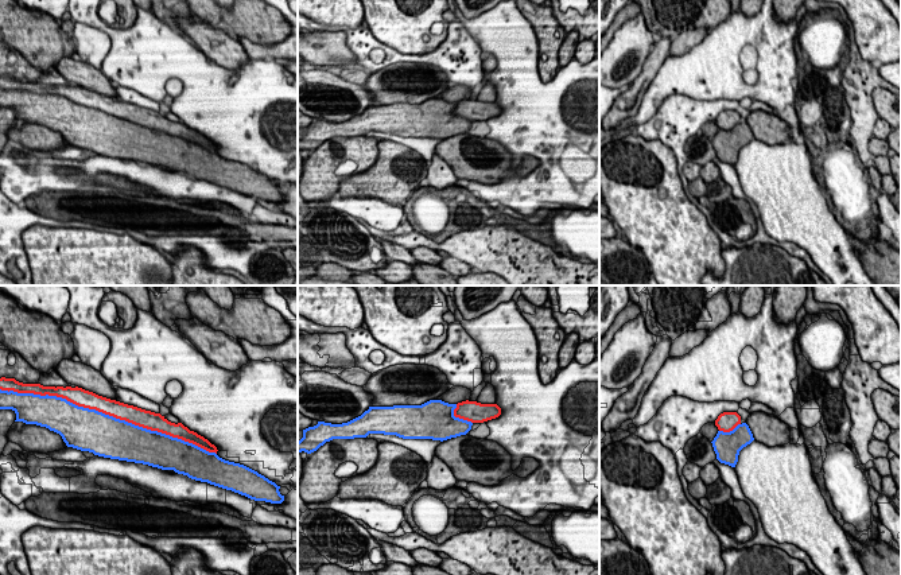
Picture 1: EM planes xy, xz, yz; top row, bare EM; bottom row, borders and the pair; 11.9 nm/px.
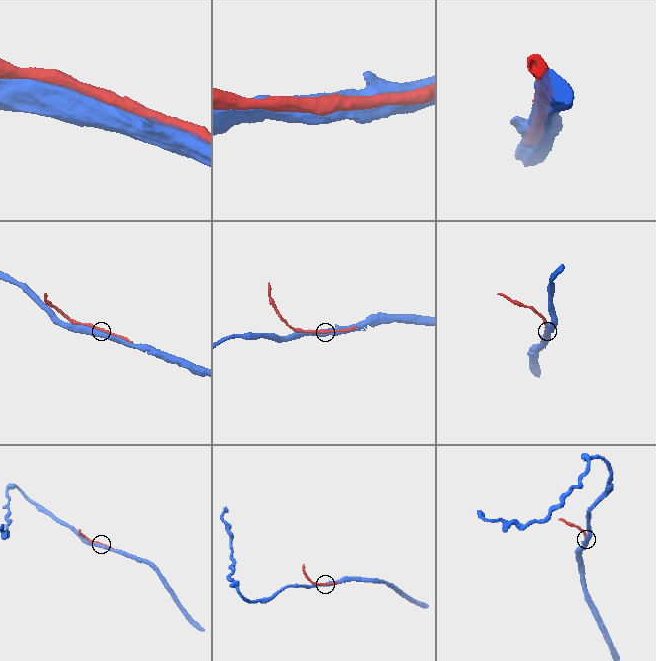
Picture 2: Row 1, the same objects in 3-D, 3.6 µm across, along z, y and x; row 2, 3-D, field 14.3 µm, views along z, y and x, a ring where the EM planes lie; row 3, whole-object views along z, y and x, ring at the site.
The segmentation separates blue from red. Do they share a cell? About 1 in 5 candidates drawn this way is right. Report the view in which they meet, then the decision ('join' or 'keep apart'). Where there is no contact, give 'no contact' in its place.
meets blue in xy; keep apart

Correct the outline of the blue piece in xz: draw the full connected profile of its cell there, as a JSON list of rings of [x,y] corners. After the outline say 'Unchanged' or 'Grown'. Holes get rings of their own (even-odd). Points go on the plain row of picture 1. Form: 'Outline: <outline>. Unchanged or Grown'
Outline: [[[430,98],[422,104],[369,105],[347,121],[318,120],[316,124],[303,128],[298,151],[311,152],[333,137],[366,136],[369,132],[443,140],[471,128],[471,120],[454,114],[455,106],[457,102],[442,98]]]. Unchanged

